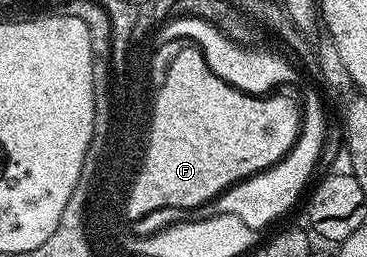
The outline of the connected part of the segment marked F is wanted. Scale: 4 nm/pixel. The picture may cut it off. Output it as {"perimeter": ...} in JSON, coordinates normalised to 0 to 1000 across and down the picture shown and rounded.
{"perimeter":[[[540,179],[504,187],[458,265],[444,335],[425,374],[395,611],[365,685],[376,732],[349,774],[349,852],[401,840],[403,825],[436,809],[523,813],[526,802],[578,786],[629,724],[646,724],[651,708],[673,704],[768,626],[812,549],[817,518],[815,401],[777,381],[774,366],[668,366],[578,280]]]}

